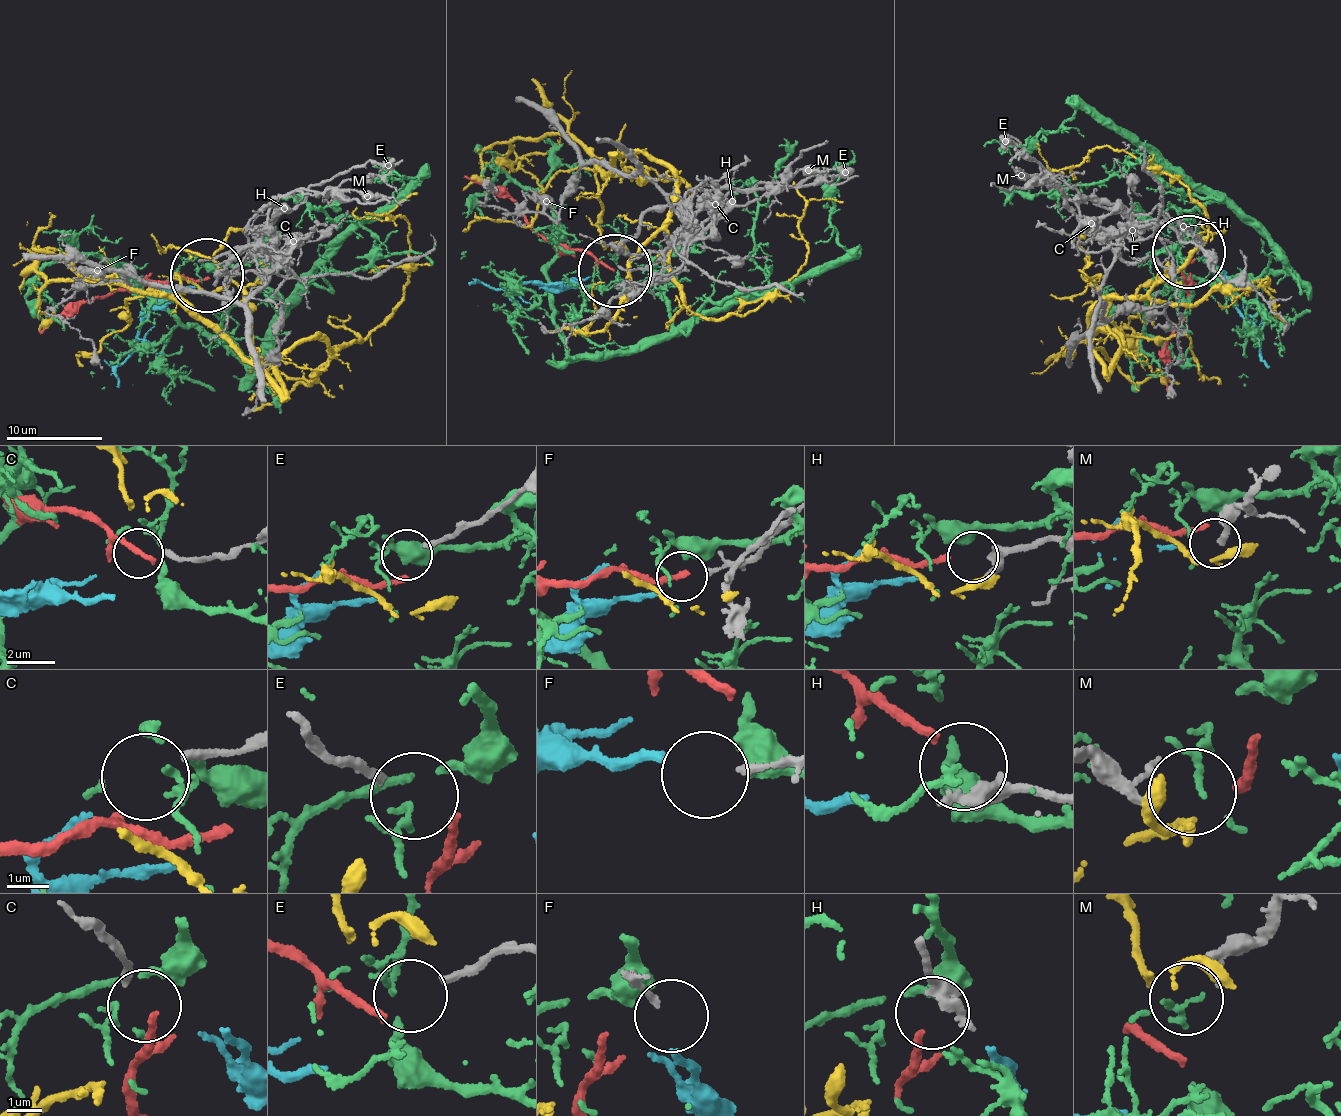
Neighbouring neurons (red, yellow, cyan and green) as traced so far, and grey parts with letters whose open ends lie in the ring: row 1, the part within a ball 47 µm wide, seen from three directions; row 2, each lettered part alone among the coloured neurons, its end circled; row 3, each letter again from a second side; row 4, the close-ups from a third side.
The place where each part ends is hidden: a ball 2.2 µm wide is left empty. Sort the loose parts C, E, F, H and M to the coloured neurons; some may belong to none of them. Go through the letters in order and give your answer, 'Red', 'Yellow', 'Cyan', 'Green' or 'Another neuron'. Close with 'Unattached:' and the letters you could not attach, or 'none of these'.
C: Another neuron
E: Another neuron
F: Cyan
H: Red
M: Another neuron
Unattached: C, E, M

